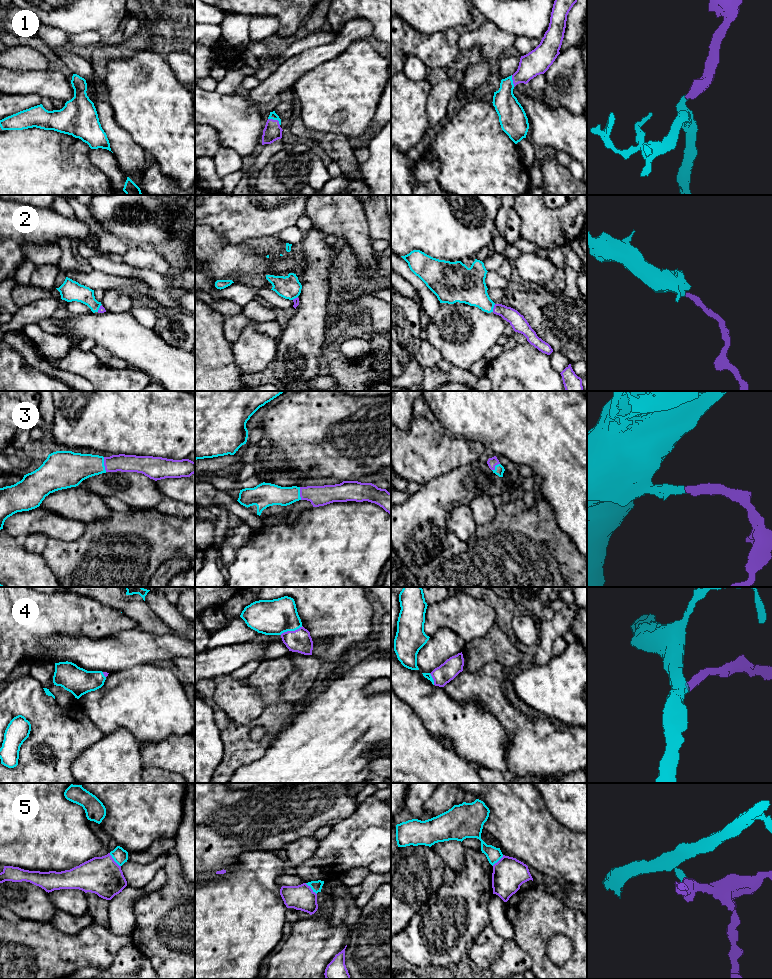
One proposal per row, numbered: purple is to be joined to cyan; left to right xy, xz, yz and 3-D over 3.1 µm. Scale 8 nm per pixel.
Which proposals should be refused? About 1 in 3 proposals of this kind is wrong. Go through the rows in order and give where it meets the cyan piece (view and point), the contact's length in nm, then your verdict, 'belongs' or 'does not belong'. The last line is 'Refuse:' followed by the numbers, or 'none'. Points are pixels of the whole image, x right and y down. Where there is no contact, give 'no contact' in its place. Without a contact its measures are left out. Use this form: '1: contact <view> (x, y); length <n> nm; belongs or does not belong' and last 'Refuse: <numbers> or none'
1: contact xz (275, 119); length 120 nm; belongs
2: contact yz (493, 307); length 70 nm; belongs
3: contact xy (103, 464); length 120 nm; belongs
4: contact xz (291, 630); length 200 nm; belongs
5: contact xy (114, 860); length 140 nm; does not belong
Refuse: 5

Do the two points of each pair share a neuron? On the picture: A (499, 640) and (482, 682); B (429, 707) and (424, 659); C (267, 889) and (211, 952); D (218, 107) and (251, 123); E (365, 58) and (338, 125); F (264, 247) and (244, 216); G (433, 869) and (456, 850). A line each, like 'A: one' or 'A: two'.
A: two
B: two
C: one
D: one
E: one
F: two
G: two

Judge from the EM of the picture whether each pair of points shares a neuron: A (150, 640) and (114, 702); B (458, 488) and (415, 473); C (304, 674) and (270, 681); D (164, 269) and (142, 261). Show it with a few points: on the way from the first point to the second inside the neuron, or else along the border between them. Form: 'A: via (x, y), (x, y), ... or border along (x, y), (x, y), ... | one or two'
A: border along (154, 663), (144, 663), (136, 668) | two
B: border along (453, 468), (428, 480), (421, 486) | two
C: border along (288, 655), (294, 670), (280, 688), (286, 702) | two
D: via (159, 264), (154, 261), (147, 261) | one

